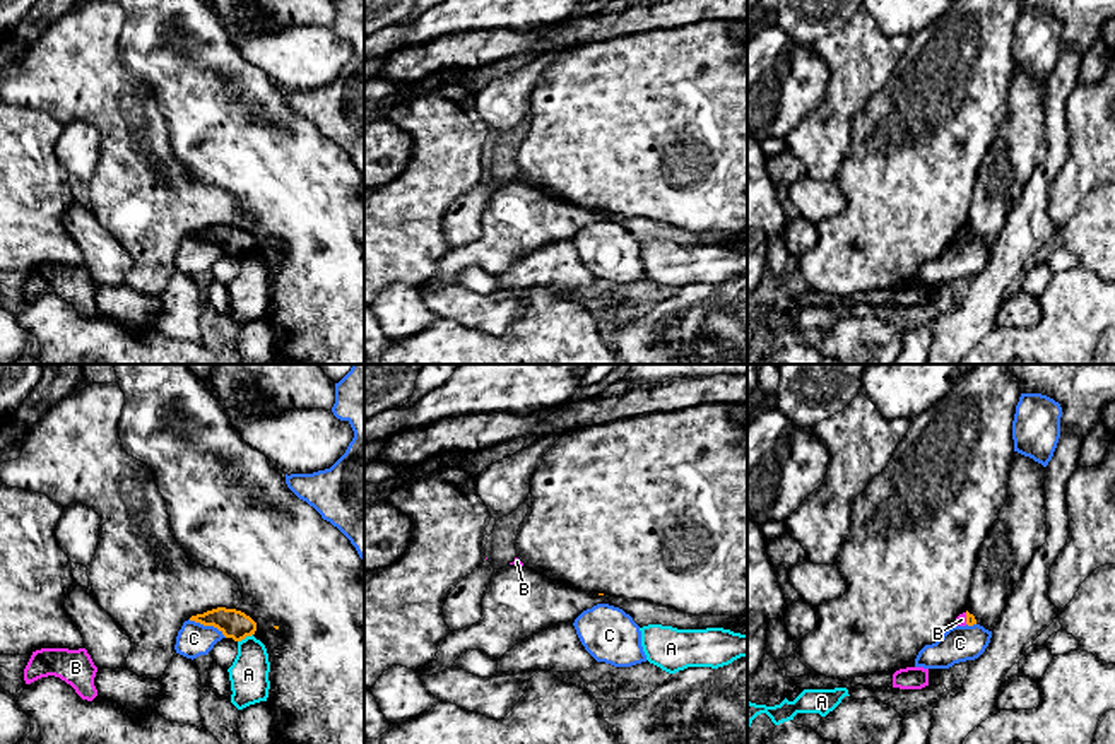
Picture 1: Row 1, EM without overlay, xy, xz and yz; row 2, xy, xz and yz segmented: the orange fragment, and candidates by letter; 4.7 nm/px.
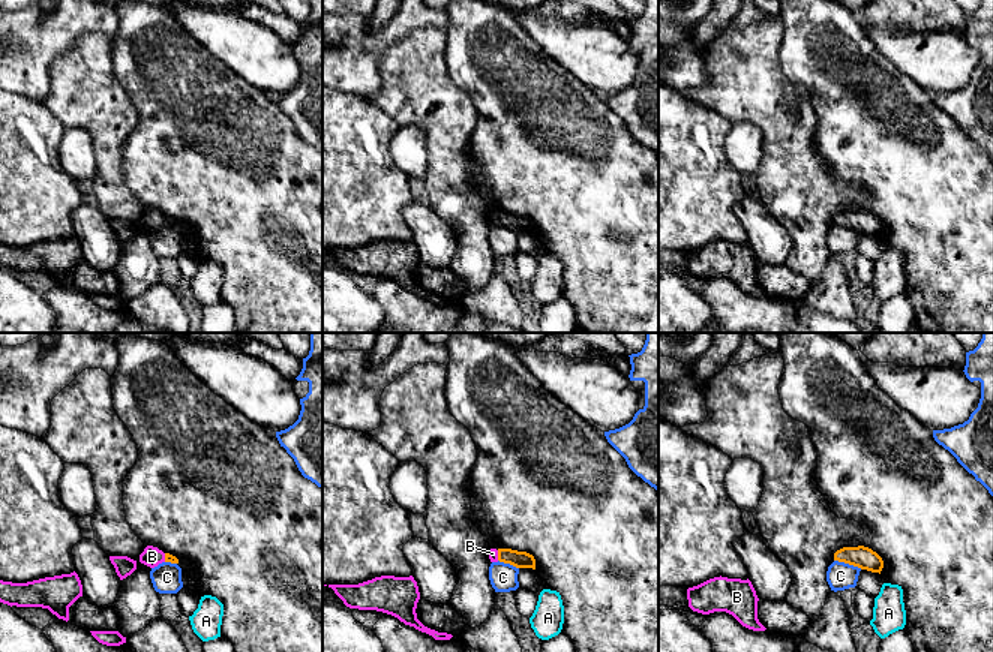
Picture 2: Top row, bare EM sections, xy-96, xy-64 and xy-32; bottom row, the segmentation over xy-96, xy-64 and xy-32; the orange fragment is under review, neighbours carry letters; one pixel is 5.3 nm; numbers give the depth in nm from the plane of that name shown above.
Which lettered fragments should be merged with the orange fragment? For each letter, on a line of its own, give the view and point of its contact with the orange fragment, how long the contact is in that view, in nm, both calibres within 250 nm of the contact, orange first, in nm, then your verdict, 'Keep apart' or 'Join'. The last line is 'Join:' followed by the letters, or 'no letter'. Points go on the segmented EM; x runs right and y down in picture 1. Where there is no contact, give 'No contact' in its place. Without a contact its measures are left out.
A: Touches orange at xy (245, 637). Shared border 80 nm. Thickness 140 nm (orange) against 190 nm. Keep apart
B: Touches orange at yz (967, 618). Shared border 60 nm. Thickness 50 nm (orange) against 50 nm. Join
C: Touches orange at xy (207, 625). Shared border 200 nm. Thickness 140 nm (orange) against 160 nm. Keep apart
Join: B

